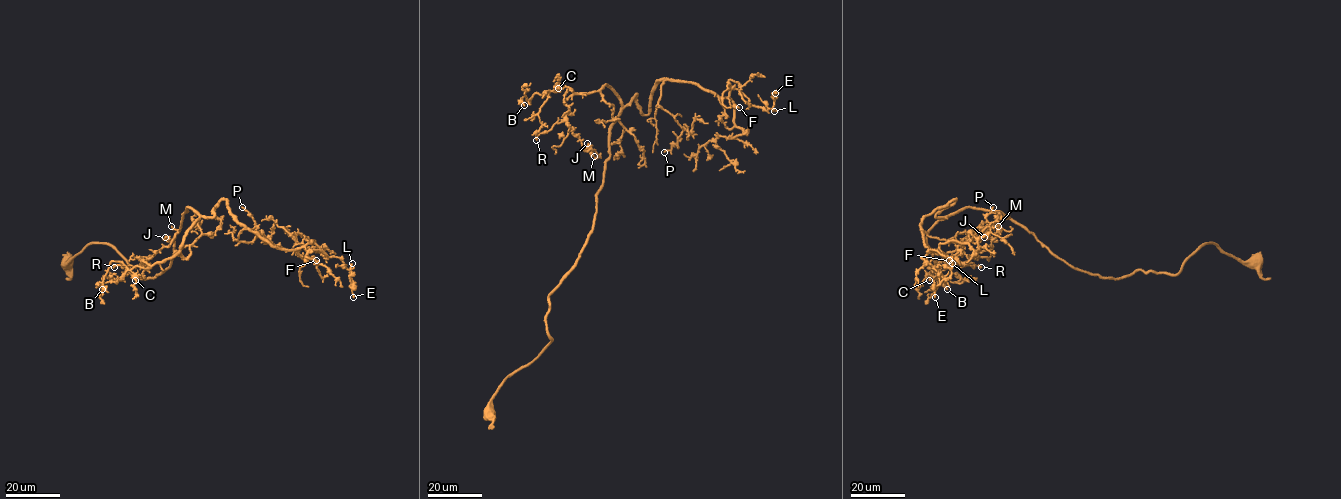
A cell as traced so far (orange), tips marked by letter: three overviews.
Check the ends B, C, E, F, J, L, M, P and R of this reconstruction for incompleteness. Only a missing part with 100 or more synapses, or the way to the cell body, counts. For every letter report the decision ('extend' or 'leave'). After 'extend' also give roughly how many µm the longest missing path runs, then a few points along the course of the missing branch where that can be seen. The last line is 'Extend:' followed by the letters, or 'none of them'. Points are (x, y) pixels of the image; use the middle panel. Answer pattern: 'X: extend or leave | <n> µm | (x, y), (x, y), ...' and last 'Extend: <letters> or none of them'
B: leave
C: leave
E: leave
F: leave
J: leave
L: leave
M: leave
P: leave
R: leave
Extend: none of them

